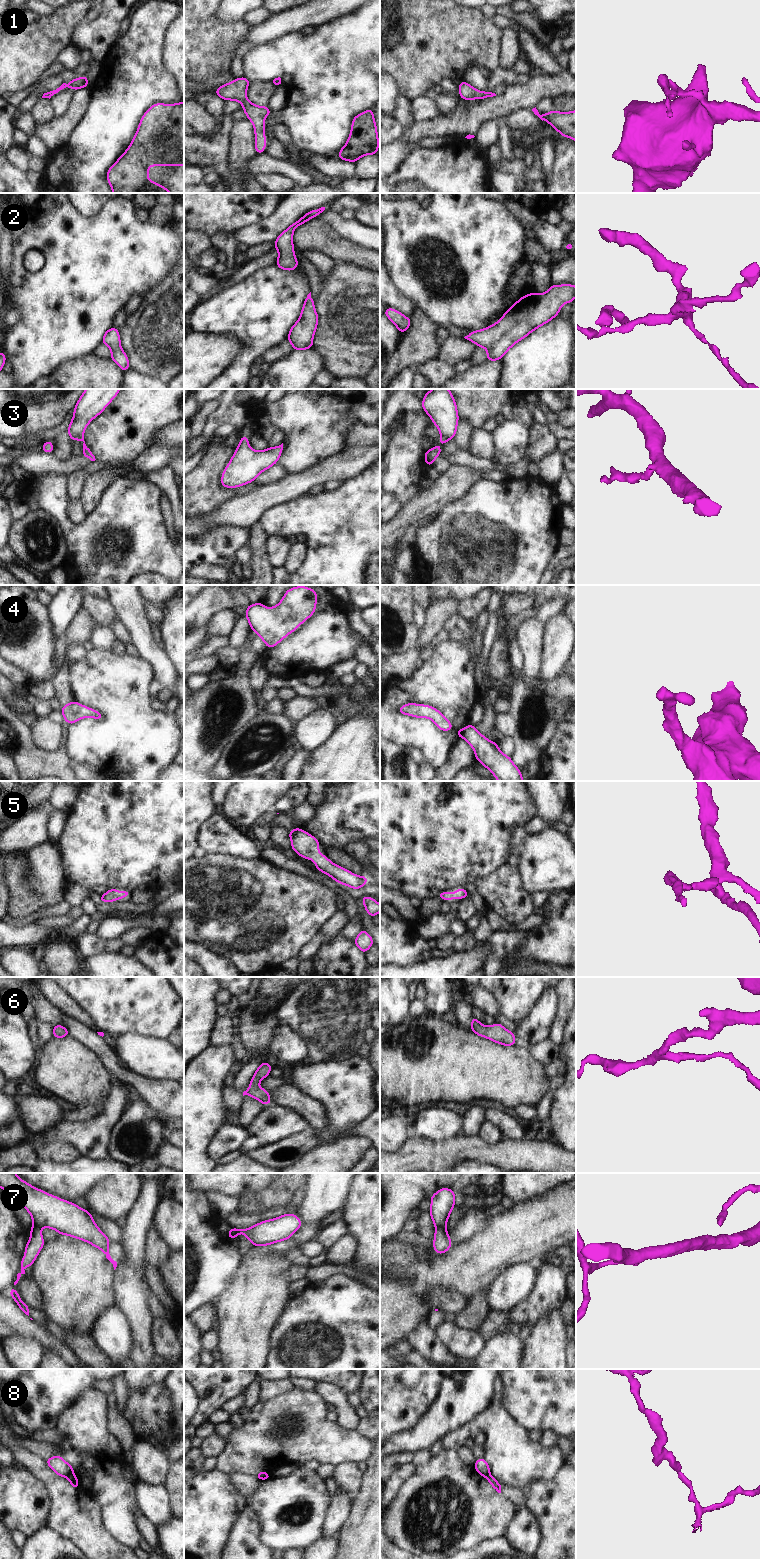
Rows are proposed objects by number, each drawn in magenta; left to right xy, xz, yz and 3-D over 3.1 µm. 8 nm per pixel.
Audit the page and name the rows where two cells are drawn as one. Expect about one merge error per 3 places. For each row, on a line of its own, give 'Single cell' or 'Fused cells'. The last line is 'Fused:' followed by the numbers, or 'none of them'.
1: Single cell
2: Single cell
3: Single cell
4: Single cell
5: Single cell
6: Single cell
7: Fused cells
8: Fused cells
Fused: 7, 8

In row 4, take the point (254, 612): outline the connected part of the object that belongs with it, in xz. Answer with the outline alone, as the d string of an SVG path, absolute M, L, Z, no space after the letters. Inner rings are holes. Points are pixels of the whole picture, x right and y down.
M297 586L288 589L280 603L271 608L265 608L262 602L250 604L246 608L245 616L250 628L266 643L266 648L273 648L313 615L317 598L318 594L313 589Z

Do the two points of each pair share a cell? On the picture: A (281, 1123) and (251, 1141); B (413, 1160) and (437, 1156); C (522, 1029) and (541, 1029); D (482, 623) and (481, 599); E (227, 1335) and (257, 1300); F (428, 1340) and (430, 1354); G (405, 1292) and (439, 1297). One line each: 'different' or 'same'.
A: same
B: same
C: same
D: different
E: same
F: same
G: different

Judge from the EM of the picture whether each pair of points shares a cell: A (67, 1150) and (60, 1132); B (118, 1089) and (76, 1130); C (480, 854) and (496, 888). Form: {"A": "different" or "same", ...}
{"A": "different", "B": "same", "C": "different"}

